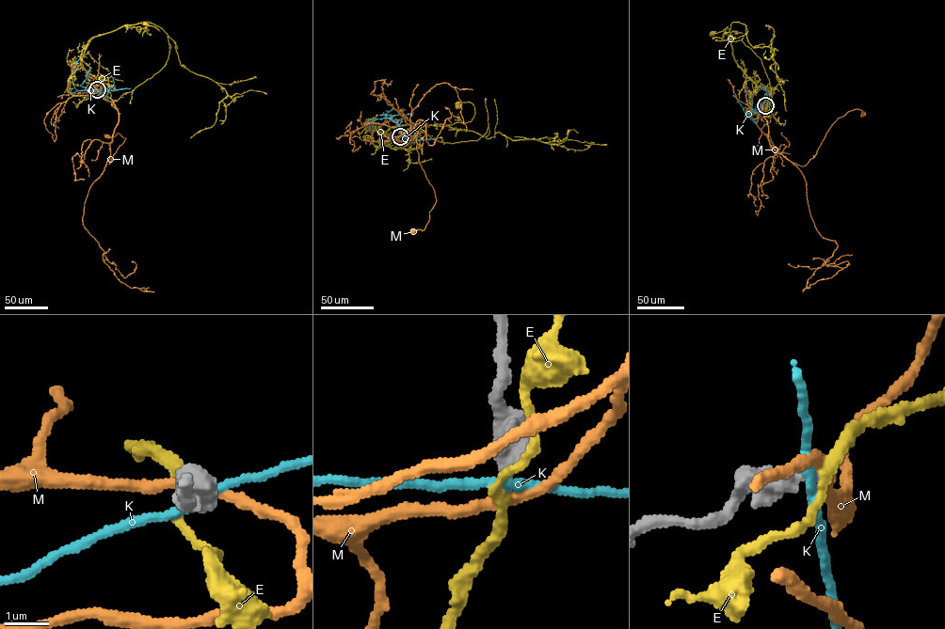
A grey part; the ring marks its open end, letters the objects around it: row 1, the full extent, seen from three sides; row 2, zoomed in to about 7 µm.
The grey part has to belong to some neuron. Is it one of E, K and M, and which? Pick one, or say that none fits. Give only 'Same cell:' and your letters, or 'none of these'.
Same cell: E

